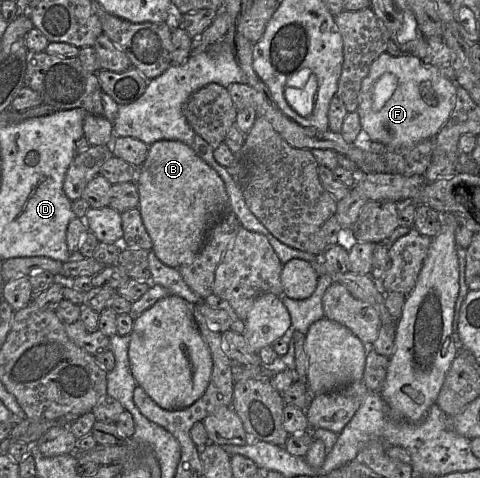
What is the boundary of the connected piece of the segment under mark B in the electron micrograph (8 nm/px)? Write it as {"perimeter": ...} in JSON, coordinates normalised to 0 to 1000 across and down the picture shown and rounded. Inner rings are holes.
{"perimeter":[[[333,293],[315,301],[302,337],[283,351],[283,389],[290,404],[285,435],[317,502],[317,523],[340,552],[358,561],[398,552],[423,519],[440,477],[479,441],[477,412],[463,372],[377,295]]]}

